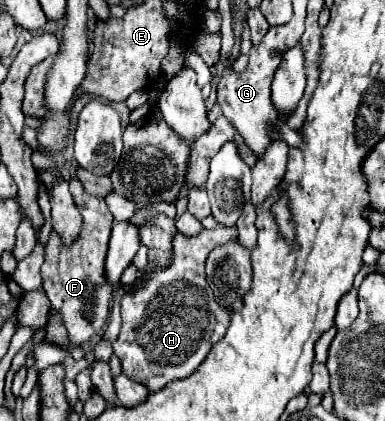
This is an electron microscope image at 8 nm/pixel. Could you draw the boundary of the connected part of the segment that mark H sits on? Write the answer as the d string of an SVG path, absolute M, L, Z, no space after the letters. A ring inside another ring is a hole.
M218 225L212 231L204 229L192 237L176 233L172 239L170 265L150 273L144 287L122 297L122 329L112 349L122 363L122 373L146 385L148 393L192 375L210 353L210 347L224 337L232 309L216 303L206 283L204 263L214 247L234 239L236 227L226 225Z

